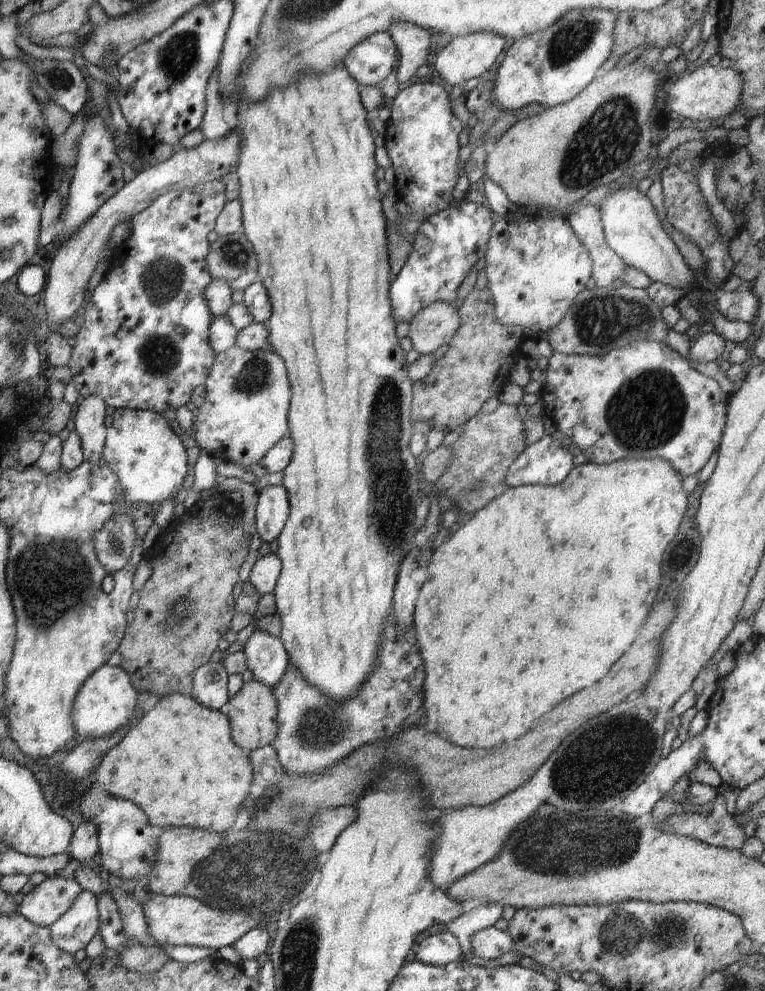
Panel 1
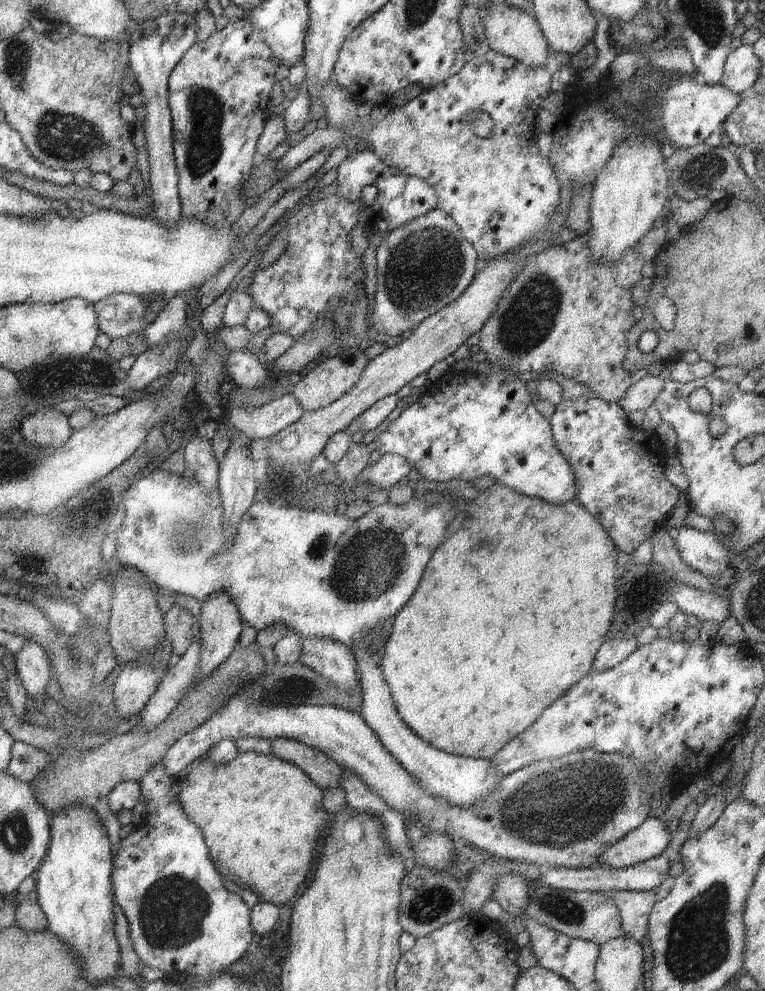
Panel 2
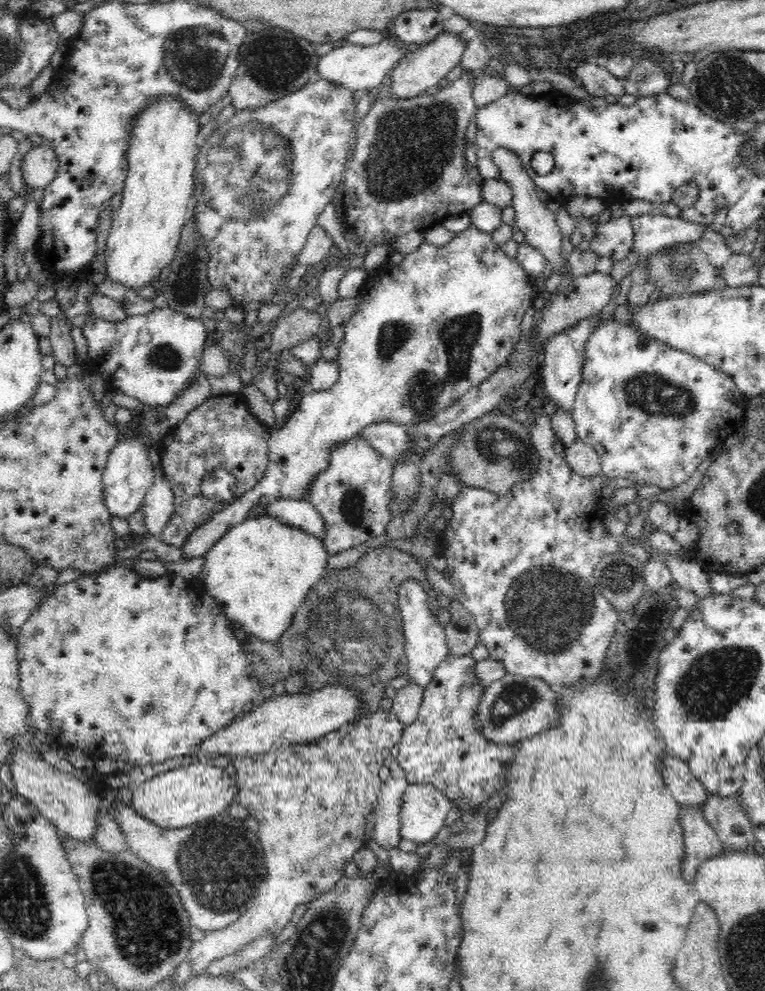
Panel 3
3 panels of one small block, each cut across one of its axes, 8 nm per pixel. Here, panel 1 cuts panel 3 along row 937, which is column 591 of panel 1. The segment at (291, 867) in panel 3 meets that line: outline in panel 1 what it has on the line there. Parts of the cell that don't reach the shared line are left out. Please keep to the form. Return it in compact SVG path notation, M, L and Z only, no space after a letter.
M587 203L575 204L570 212L571 214L566 218L571 224L578 240L582 242L582 246L584 246L586 252L590 254L590 260L592 260L592 275L598 287L613 288L617 285L624 284L634 288L640 288L640 290L646 290L650 284L652 284L651 278L648 278L643 272L628 266L626 262L610 248L604 236L602 216L600 216L600 210L598 210L597 205L594 206L594 204Z

